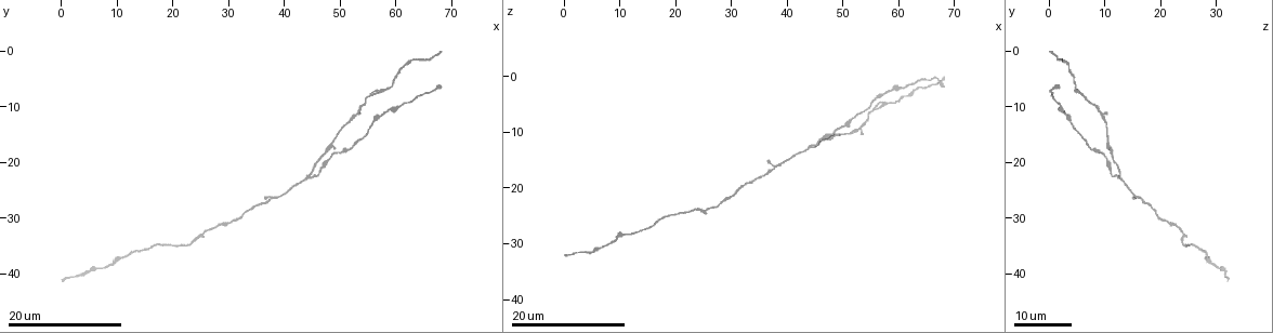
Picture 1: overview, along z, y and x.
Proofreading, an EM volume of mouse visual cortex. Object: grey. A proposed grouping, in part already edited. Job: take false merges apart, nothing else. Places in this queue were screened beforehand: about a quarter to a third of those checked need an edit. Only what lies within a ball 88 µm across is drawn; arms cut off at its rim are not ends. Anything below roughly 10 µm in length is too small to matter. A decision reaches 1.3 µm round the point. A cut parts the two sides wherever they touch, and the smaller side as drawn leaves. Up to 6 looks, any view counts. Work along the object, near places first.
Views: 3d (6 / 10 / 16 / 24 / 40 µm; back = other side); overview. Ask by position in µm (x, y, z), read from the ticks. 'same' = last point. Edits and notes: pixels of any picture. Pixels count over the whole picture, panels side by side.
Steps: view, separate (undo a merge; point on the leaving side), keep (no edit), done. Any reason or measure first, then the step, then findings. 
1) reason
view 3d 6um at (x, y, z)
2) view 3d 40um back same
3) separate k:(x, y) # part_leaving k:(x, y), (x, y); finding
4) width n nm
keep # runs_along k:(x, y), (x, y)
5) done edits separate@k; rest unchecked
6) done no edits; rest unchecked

thin neck
view 3d 24um at (53.0, 11.0, 9.5)

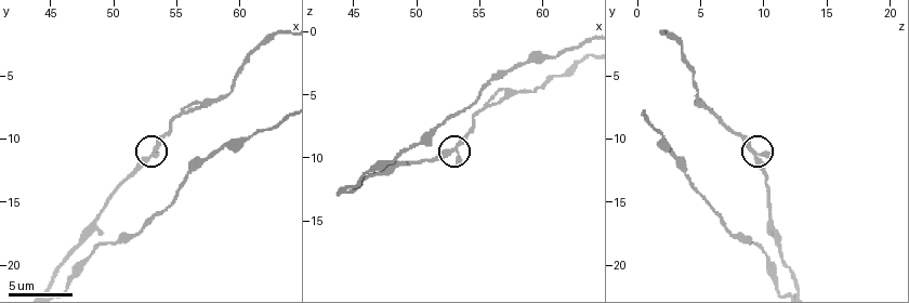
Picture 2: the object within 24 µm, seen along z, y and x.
view 3d 6um at (53.0, 11.2, 9.2)

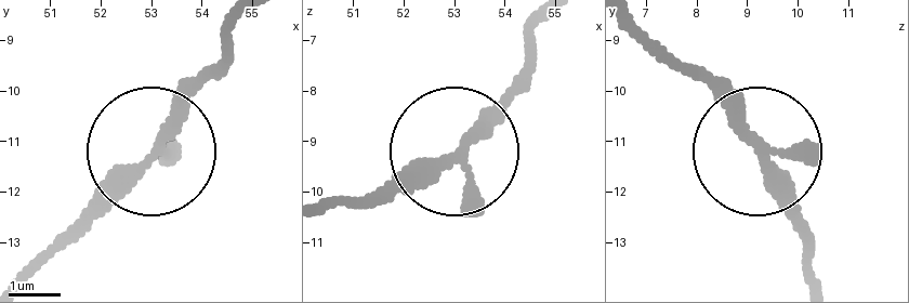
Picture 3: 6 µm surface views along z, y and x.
arms 3
separate 3:(206, 80) # part_leaving 3:(747, 124), (635, 25); two cells meet here

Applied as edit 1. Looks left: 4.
view overview

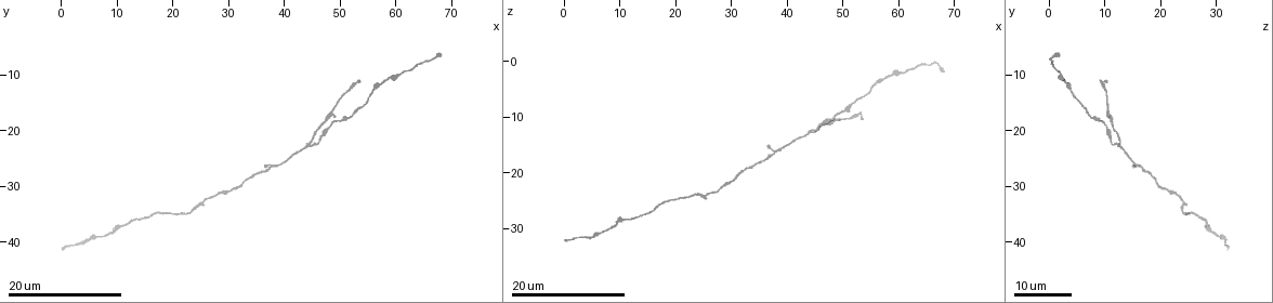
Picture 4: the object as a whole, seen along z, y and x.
sudden change in width
view 3d 16um at (48.0, 20.0, 10.5)

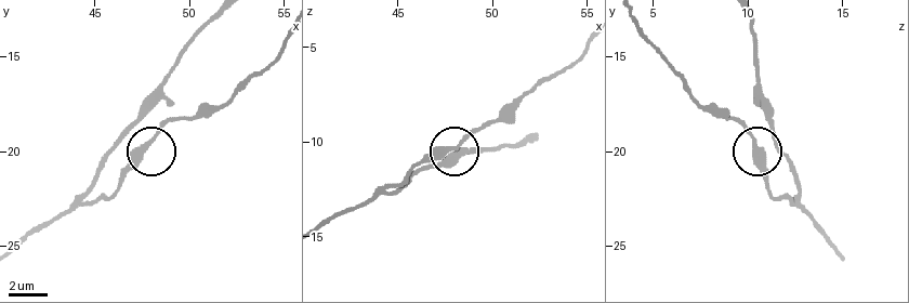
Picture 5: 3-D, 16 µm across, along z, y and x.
view 3d 10um at (47.8, 19.6, 10.3)

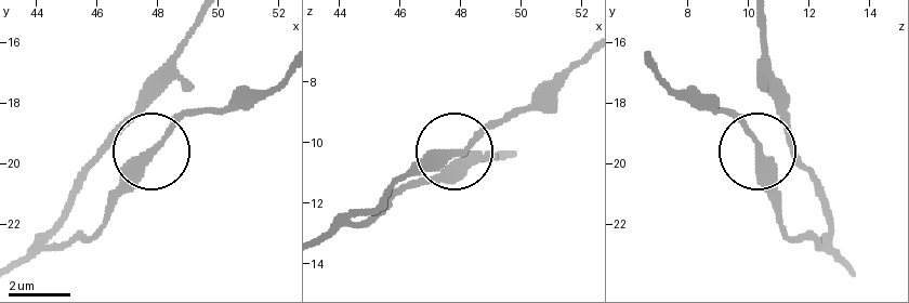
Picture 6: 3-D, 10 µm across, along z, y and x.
keep # runs_along 6:(22, 265), (86, 237), (161, 139), (197, 110); continuous, no second cell

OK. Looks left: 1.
done edits separate@3; rest unchecked

